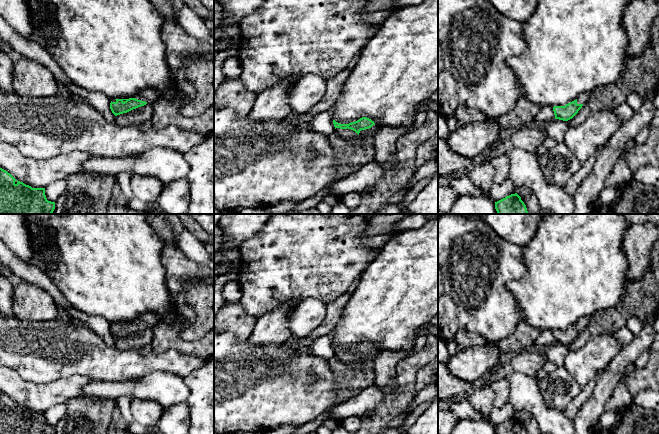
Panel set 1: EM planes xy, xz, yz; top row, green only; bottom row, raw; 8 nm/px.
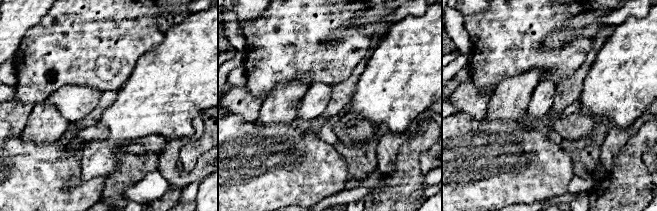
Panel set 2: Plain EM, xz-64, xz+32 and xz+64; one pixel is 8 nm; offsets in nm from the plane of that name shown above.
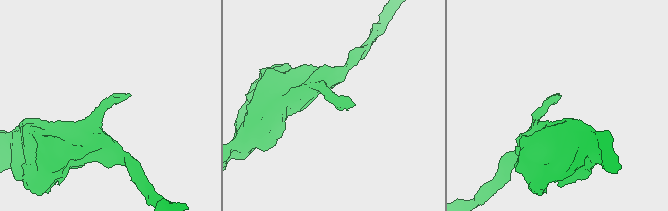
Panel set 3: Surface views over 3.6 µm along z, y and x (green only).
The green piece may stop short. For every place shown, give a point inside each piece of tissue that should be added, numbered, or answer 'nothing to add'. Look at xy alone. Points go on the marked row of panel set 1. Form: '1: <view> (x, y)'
1: xy (150, 96)

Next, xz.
1: xz (347, 133)

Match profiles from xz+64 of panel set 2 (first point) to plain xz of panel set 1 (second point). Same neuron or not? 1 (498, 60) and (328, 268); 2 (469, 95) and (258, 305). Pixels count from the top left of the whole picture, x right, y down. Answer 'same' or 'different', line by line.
1: same
2: different

